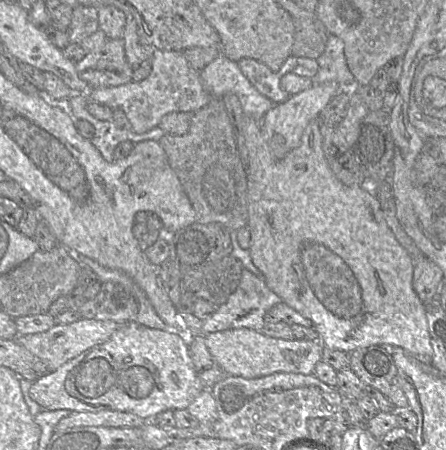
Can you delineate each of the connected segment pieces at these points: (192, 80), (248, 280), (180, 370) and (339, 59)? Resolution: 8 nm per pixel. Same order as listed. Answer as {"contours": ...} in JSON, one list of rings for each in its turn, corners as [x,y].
{"contours":[[[[154,50],[150,75],[140,82],[89,89],[86,95],[89,102],[97,102],[112,110],[122,110],[129,120],[132,131],[143,134],[158,127],[161,119],[170,113],[194,113],[204,107],[212,96],[200,80],[200,72],[191,67],[183,52]]],[[[244,267],[236,290],[225,303],[216,308],[210,318],[202,320],[201,334],[206,336],[212,332],[236,328],[249,328],[255,331],[262,331],[266,323],[267,312],[280,302],[282,302],[282,299],[266,285],[262,278],[257,277]]],[[[130,321],[120,324],[106,342],[33,382],[29,395],[49,411],[111,410],[152,420],[166,410],[187,409],[204,389],[189,355],[187,333],[152,329]]],[[[329,35],[325,51],[317,62],[319,71],[312,79],[314,84],[335,81],[342,89],[352,89],[356,85],[355,78],[346,62],[344,42],[339,37]]]]}

